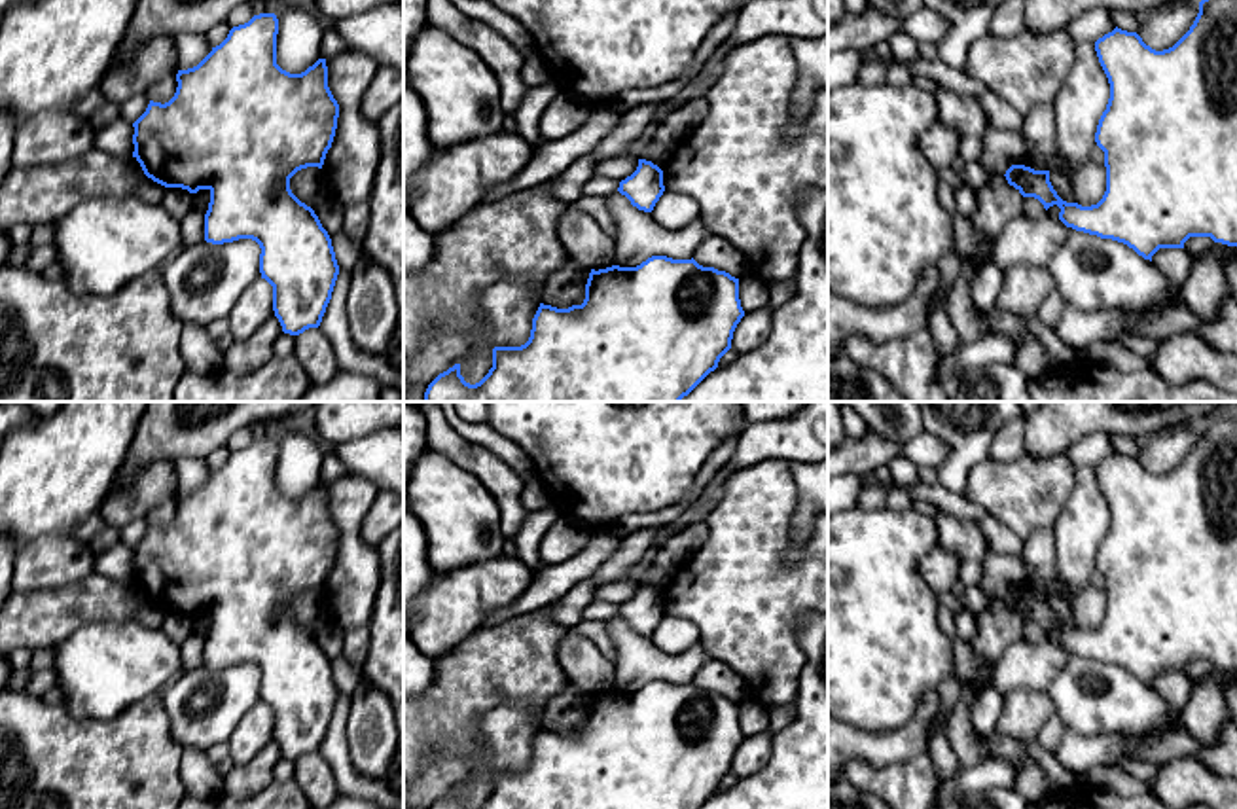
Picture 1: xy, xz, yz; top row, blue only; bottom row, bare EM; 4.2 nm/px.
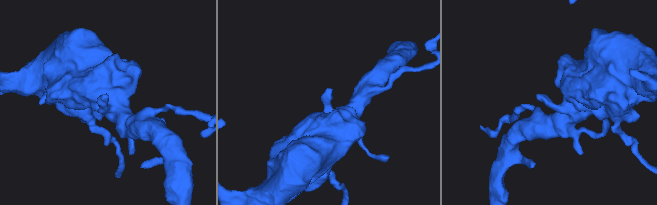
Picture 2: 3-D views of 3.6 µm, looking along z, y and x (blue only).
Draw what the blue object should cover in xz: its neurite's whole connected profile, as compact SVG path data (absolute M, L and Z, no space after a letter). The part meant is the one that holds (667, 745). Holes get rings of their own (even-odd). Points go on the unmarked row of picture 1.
M652 680L636 692L591 693L582 729L557 733L540 728L530 762L521 771L494 771L493 792L475 809L699 809L731 773L744 741L739 703L691 684Z

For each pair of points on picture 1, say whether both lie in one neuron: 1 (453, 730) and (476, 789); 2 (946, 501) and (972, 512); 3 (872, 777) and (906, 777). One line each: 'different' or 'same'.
1: different
2: same
3: same

